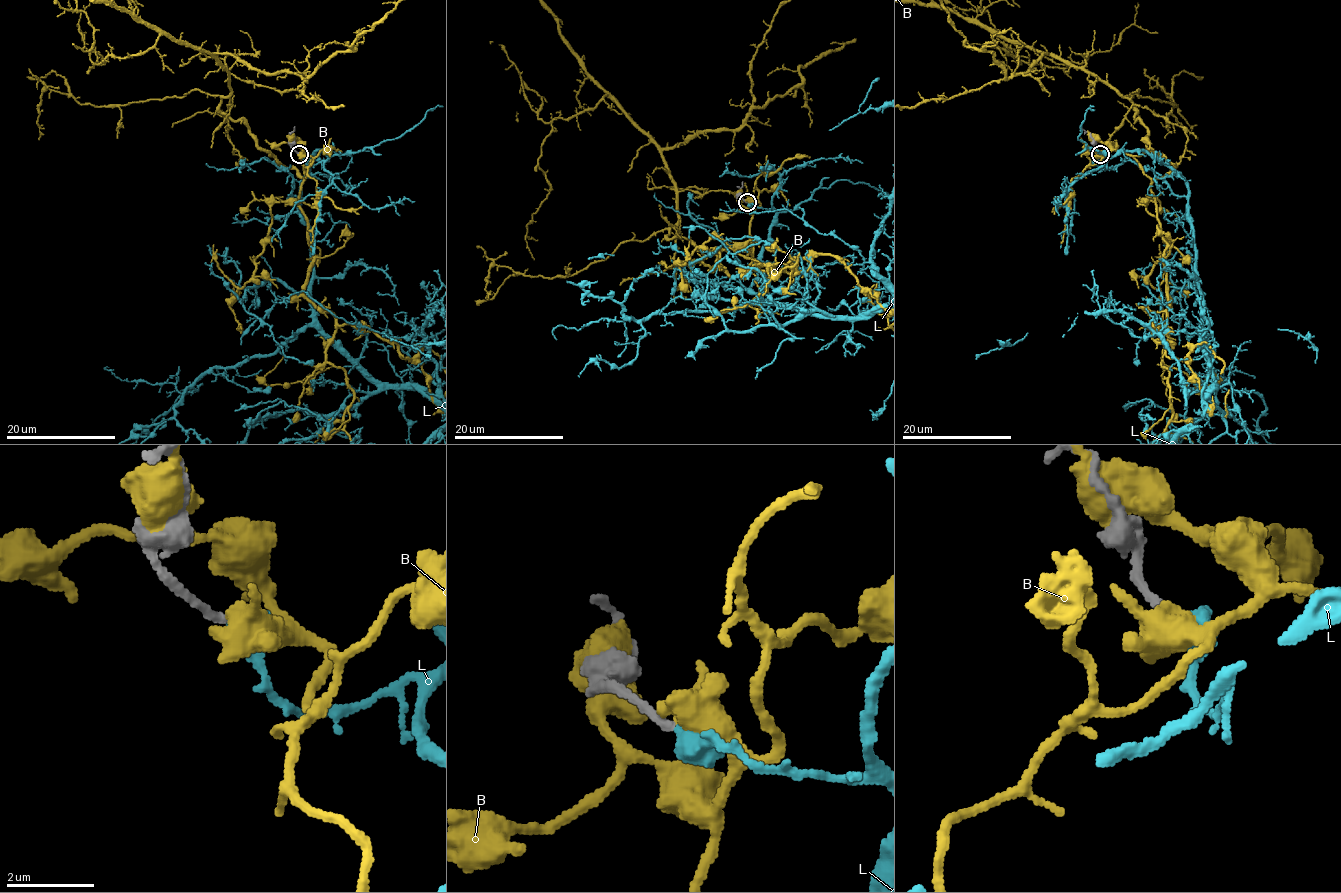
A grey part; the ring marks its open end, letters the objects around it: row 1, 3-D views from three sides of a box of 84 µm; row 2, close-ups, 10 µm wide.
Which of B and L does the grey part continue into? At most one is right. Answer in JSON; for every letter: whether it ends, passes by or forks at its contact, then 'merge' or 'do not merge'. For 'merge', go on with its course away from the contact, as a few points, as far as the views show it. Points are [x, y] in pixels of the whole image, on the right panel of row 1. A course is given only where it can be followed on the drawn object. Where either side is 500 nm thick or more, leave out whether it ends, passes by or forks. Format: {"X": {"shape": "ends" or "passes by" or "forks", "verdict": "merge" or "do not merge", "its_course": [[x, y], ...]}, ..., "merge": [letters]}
{"B": {"verdict": "do not merge"}, "L": {"shape": "passes by", "verdict": "merge"}, "merge": ["L"]}

